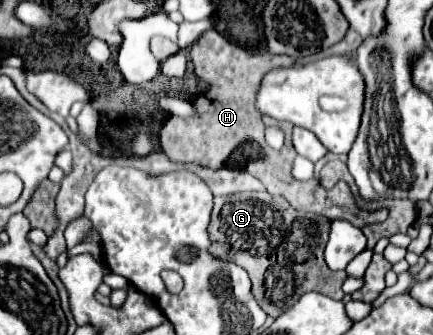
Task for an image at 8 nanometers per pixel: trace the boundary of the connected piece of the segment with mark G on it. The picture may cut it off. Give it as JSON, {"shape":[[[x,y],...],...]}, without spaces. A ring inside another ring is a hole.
{"shape":[[[267,191],[221,195],[221,201],[213,207],[211,223],[209,223],[211,255],[217,259],[221,257],[223,261],[233,261],[249,273],[249,279],[253,283],[253,295],[257,297],[257,301],[265,309],[265,313],[271,317],[279,317],[285,309],[295,305],[299,301],[299,297],[307,291],[319,291],[331,299],[343,299],[341,285],[343,285],[347,273],[331,271],[329,267],[325,269],[323,251],[325,251],[327,235],[329,235],[329,219],[325,219],[321,215],[313,215],[313,213],[299,213],[287,203],[285,197],[269,195]],[[319,273],[321,273],[321,277],[331,275],[335,279],[335,283],[317,283],[319,277],[315,277],[315,275],[319,275]]]}

